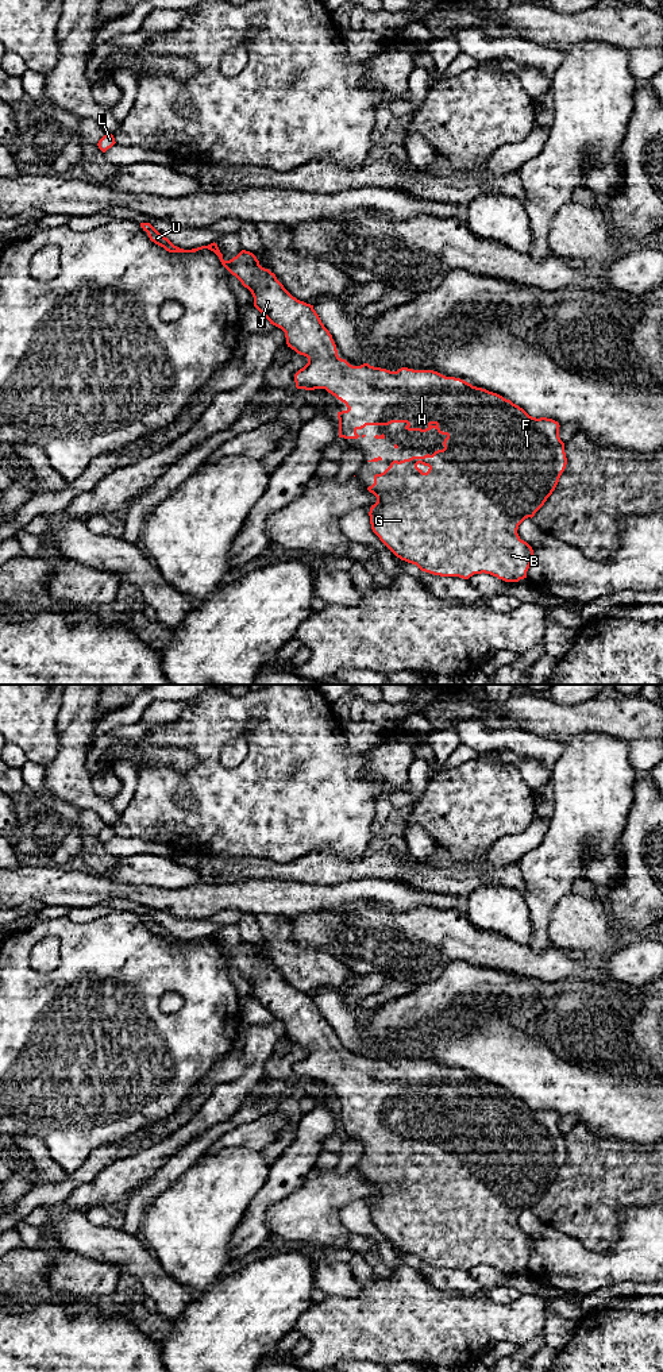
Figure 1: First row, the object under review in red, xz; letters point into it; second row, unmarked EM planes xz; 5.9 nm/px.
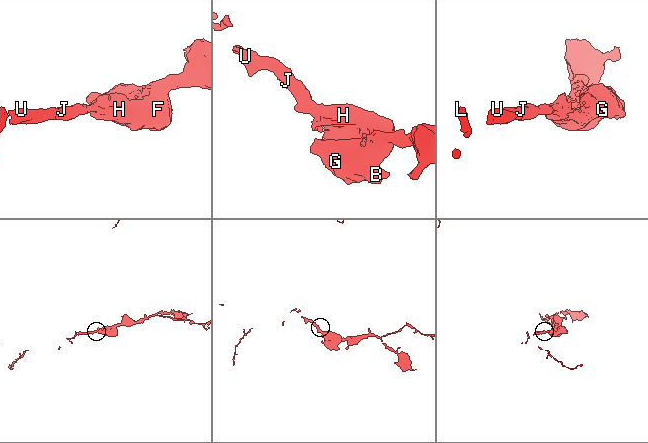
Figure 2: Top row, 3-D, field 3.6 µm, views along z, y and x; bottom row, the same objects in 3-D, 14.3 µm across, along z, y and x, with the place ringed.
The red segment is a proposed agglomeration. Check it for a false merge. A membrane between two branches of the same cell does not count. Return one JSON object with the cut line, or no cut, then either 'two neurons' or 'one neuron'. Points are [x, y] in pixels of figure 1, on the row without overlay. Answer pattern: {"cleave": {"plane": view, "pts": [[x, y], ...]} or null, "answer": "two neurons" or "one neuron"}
{"cleave": null, "answer": "one neuron"}

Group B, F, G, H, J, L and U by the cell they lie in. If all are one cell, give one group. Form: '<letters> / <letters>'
B F G H J L U

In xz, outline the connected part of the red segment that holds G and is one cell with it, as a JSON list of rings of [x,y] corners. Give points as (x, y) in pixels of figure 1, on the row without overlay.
[[[140,914],[151,933],[169,944],[196,944],[203,940],[213,943],[221,956],[235,967],[254,988],[254,998],[270,1013],[285,1024],[286,1036],[297,1045],[308,1049],[308,1055],[294,1065],[297,1080],[325,1080],[346,1095],[347,1102],[338,1103],[339,1129],[358,1130],[358,1121],[366,1117],[389,1117],[405,1114],[405,1121],[427,1124],[435,1119],[447,1129],[444,1140],[432,1146],[412,1148],[393,1152],[381,1165],[374,1167],[374,1175],[367,1179],[377,1188],[369,1207],[373,1223],[401,1252],[416,1256],[421,1263],[440,1268],[459,1268],[469,1271],[474,1265],[490,1265],[505,1273],[519,1273],[527,1269],[527,1263],[533,1249],[532,1238],[520,1230],[519,1217],[544,1196],[555,1182],[567,1149],[564,1134],[559,1129],[559,1114],[547,1109],[532,1109],[523,1099],[502,1087],[455,1070],[446,1068],[433,1061],[413,1061],[401,1059],[390,1063],[363,1055],[352,1057],[338,1047],[336,1036],[329,1022],[321,1014],[313,997],[293,988],[275,966],[259,956],[257,948],[242,941],[230,952],[223,951],[217,936],[213,933],[192,941],[174,937],[159,925],[150,914]]]

